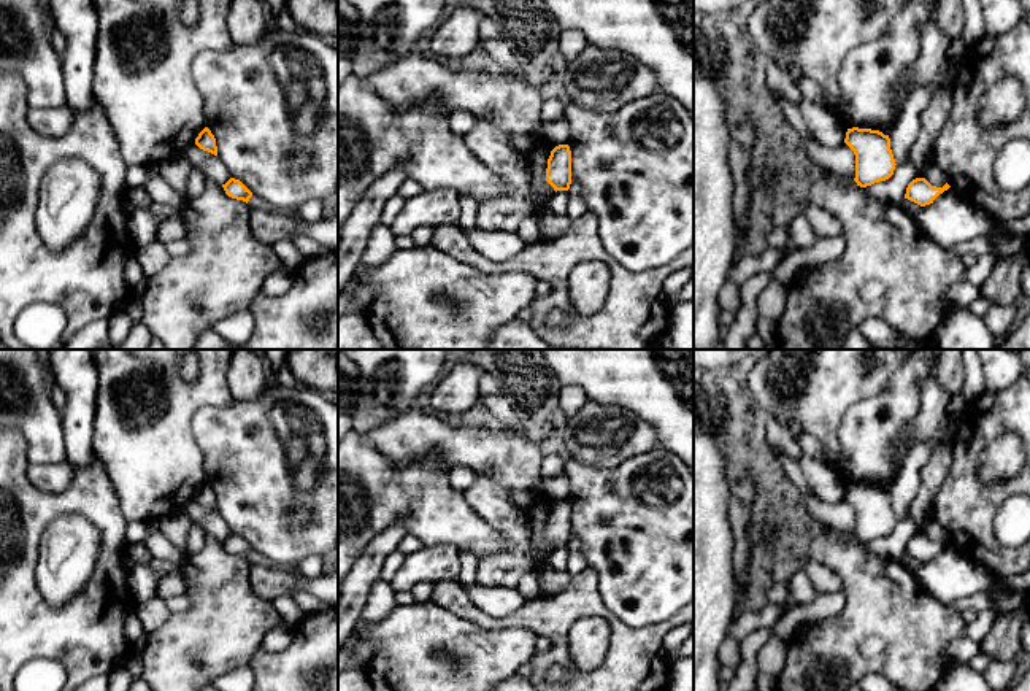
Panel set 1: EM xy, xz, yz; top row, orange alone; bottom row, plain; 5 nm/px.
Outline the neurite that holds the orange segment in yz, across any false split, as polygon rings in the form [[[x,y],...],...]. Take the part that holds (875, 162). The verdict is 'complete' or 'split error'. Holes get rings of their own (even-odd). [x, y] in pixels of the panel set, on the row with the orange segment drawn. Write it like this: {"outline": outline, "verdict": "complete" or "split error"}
{"outline": [[[847,129],[844,143],[855,154],[855,178],[860,187],[886,181],[894,175],[895,159],[890,149],[890,138],[879,130]]], "verdict": "complete"}

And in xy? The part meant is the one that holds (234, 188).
{"outline": [[[230,178],[225,184],[222,184],[225,194],[232,199],[249,202],[252,197],[252,192],[240,181],[235,178]]], "verdict": "complete"}

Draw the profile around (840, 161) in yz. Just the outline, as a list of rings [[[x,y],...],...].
[[[781,97],[773,98],[782,111],[786,121],[792,125],[798,138],[803,141],[806,154],[813,162],[819,164],[822,168],[840,178],[855,178],[855,154],[846,143],[835,148],[821,145],[806,127],[797,103],[787,102]]]

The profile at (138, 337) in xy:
[[[138,322],[121,343],[108,343],[102,349],[146,349],[152,338],[151,330],[143,322]]]

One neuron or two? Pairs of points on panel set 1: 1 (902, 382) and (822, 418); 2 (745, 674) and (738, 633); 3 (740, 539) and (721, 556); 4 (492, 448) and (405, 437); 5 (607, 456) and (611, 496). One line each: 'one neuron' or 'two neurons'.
1: two neurons
2: two neurons
3: two neurons
4: one neuron
5: two neurons

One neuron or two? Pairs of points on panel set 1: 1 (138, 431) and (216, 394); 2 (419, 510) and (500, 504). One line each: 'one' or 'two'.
1: one
2: two

